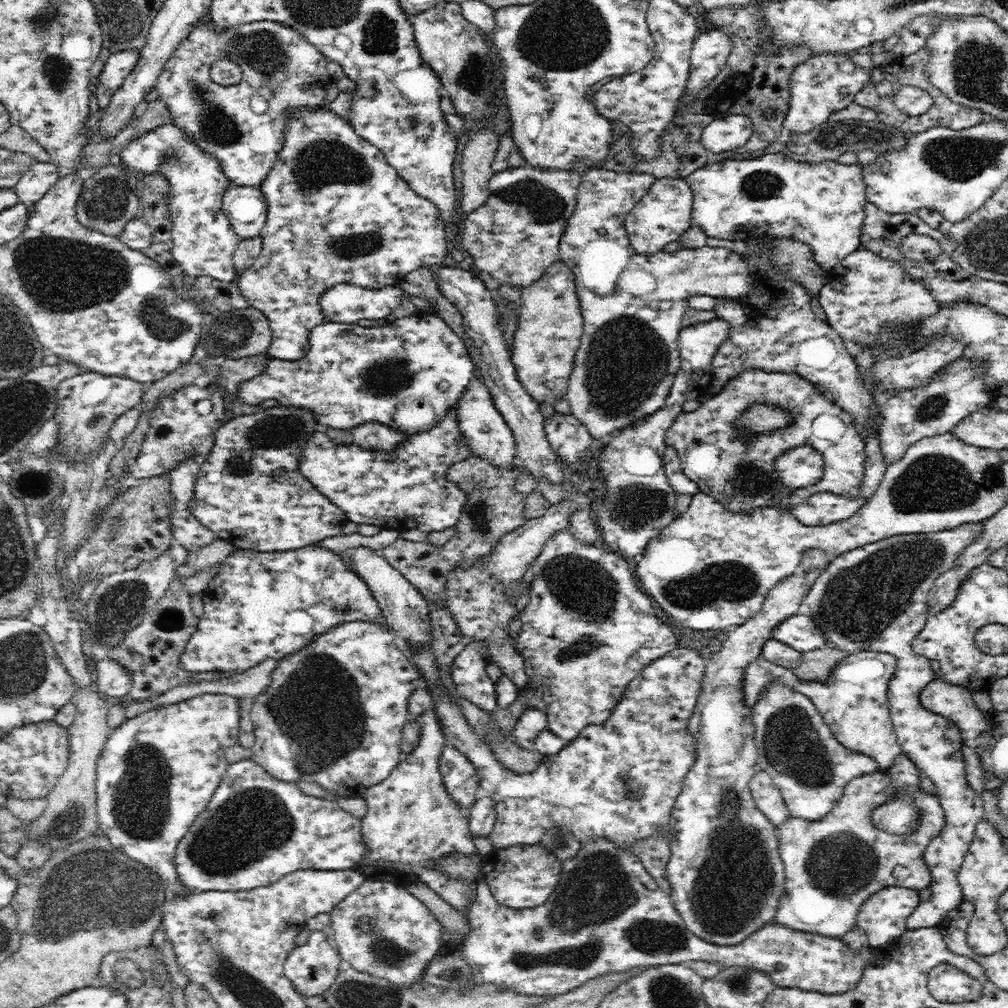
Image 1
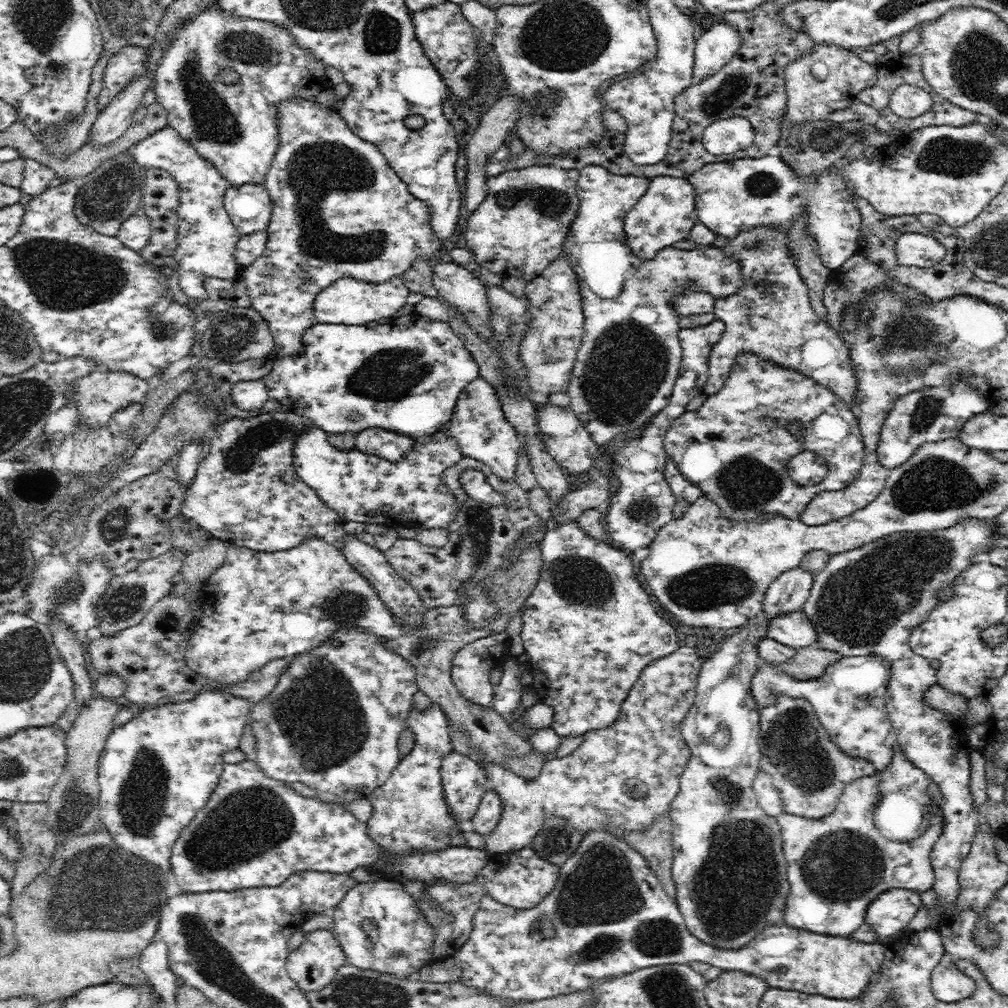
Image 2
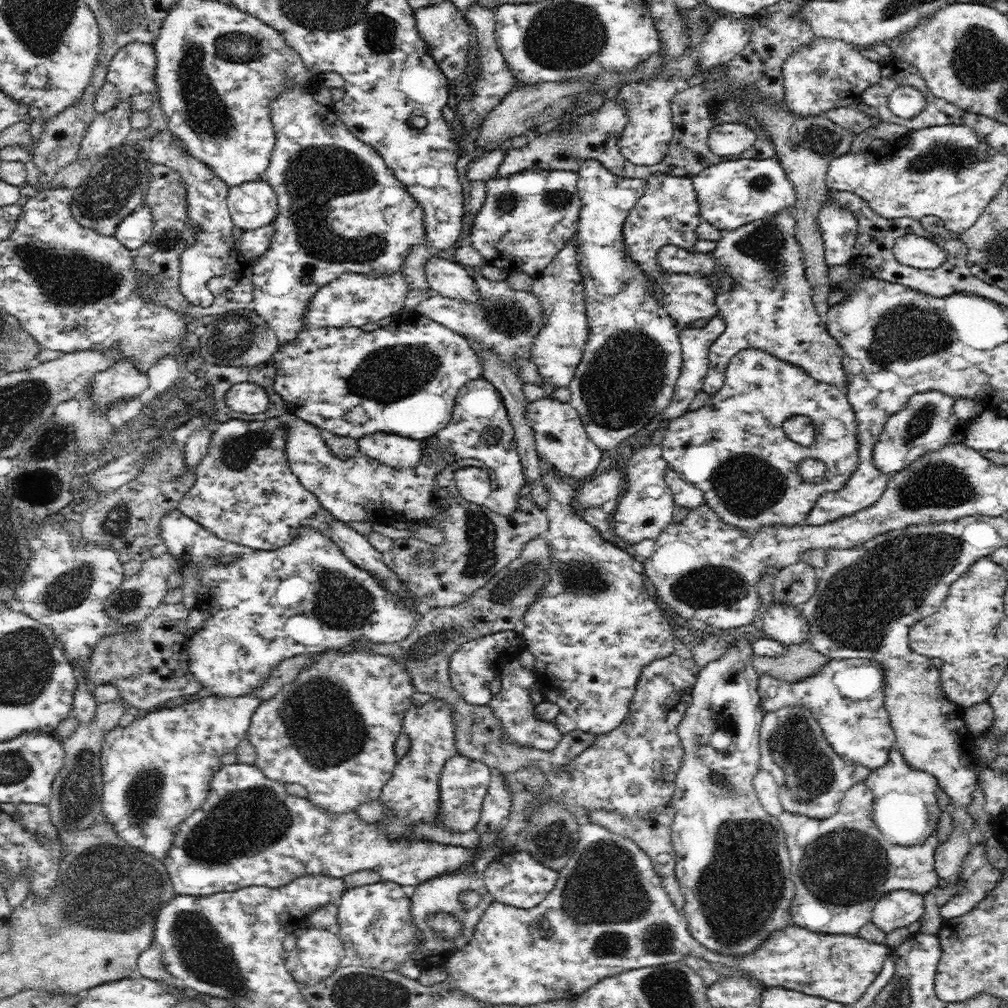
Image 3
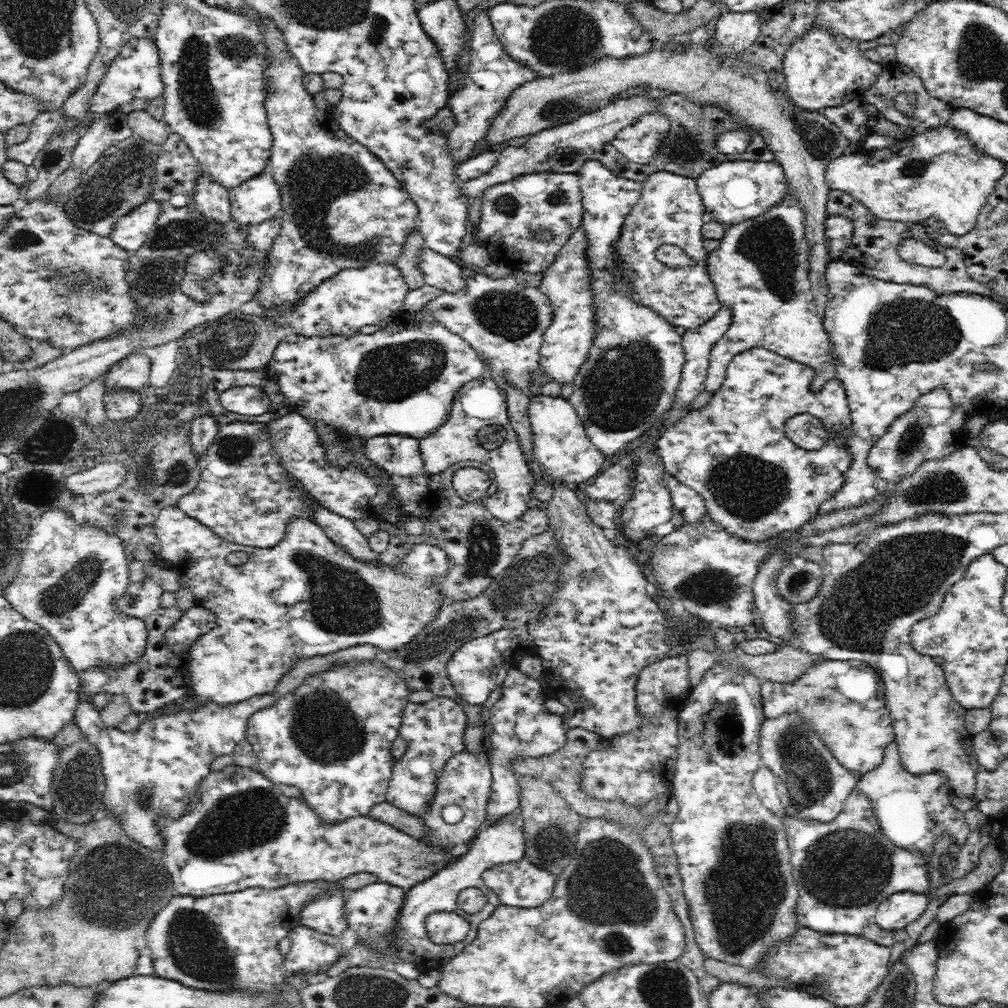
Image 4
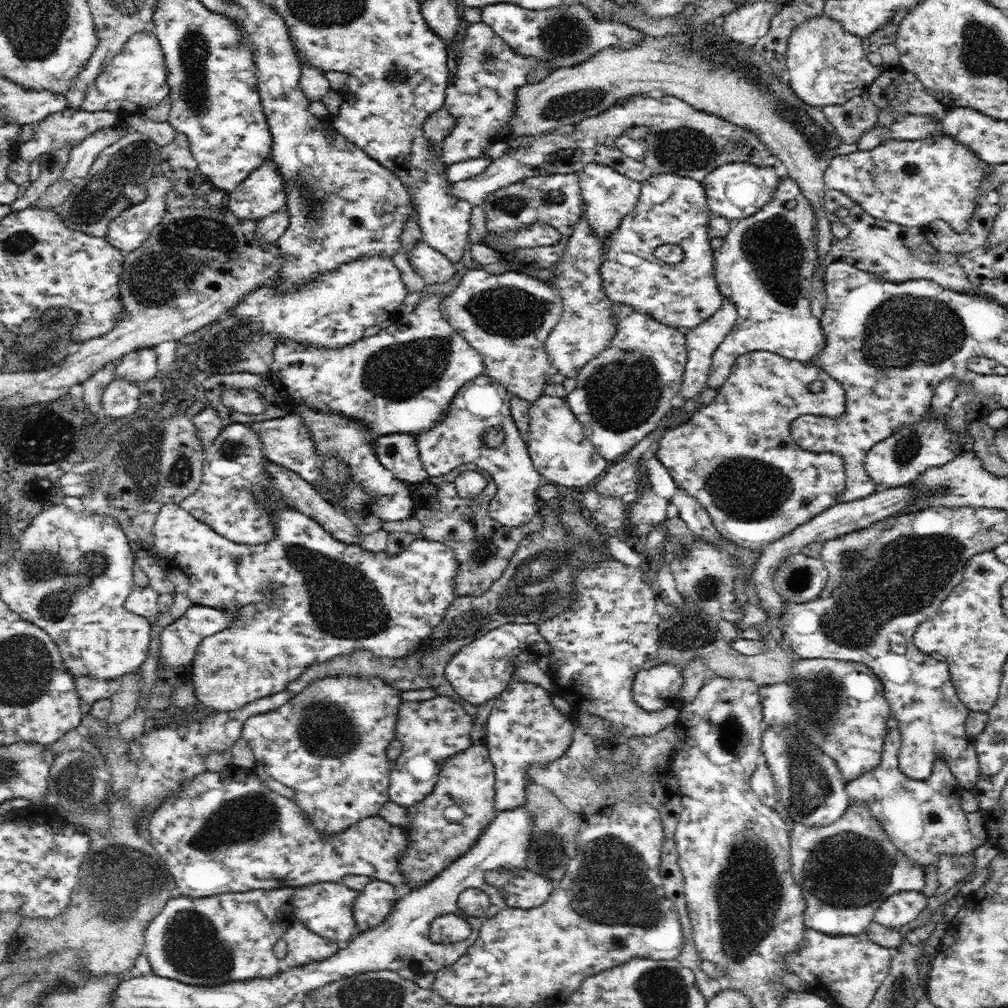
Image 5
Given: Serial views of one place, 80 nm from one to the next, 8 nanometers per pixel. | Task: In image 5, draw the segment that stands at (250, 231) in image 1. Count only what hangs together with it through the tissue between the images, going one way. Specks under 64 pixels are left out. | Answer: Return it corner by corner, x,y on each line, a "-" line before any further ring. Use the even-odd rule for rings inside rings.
269,157
229,193
229,207
240,219
264,219
286,209
284,181

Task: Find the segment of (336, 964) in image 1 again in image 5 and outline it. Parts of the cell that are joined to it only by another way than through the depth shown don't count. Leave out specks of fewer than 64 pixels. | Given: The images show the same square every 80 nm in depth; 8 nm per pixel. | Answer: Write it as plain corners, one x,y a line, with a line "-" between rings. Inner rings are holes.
298,918
287,927
283,938
288,949
281,962
282,969
302,967
308,963
330,959
340,949
334,942
306,928

